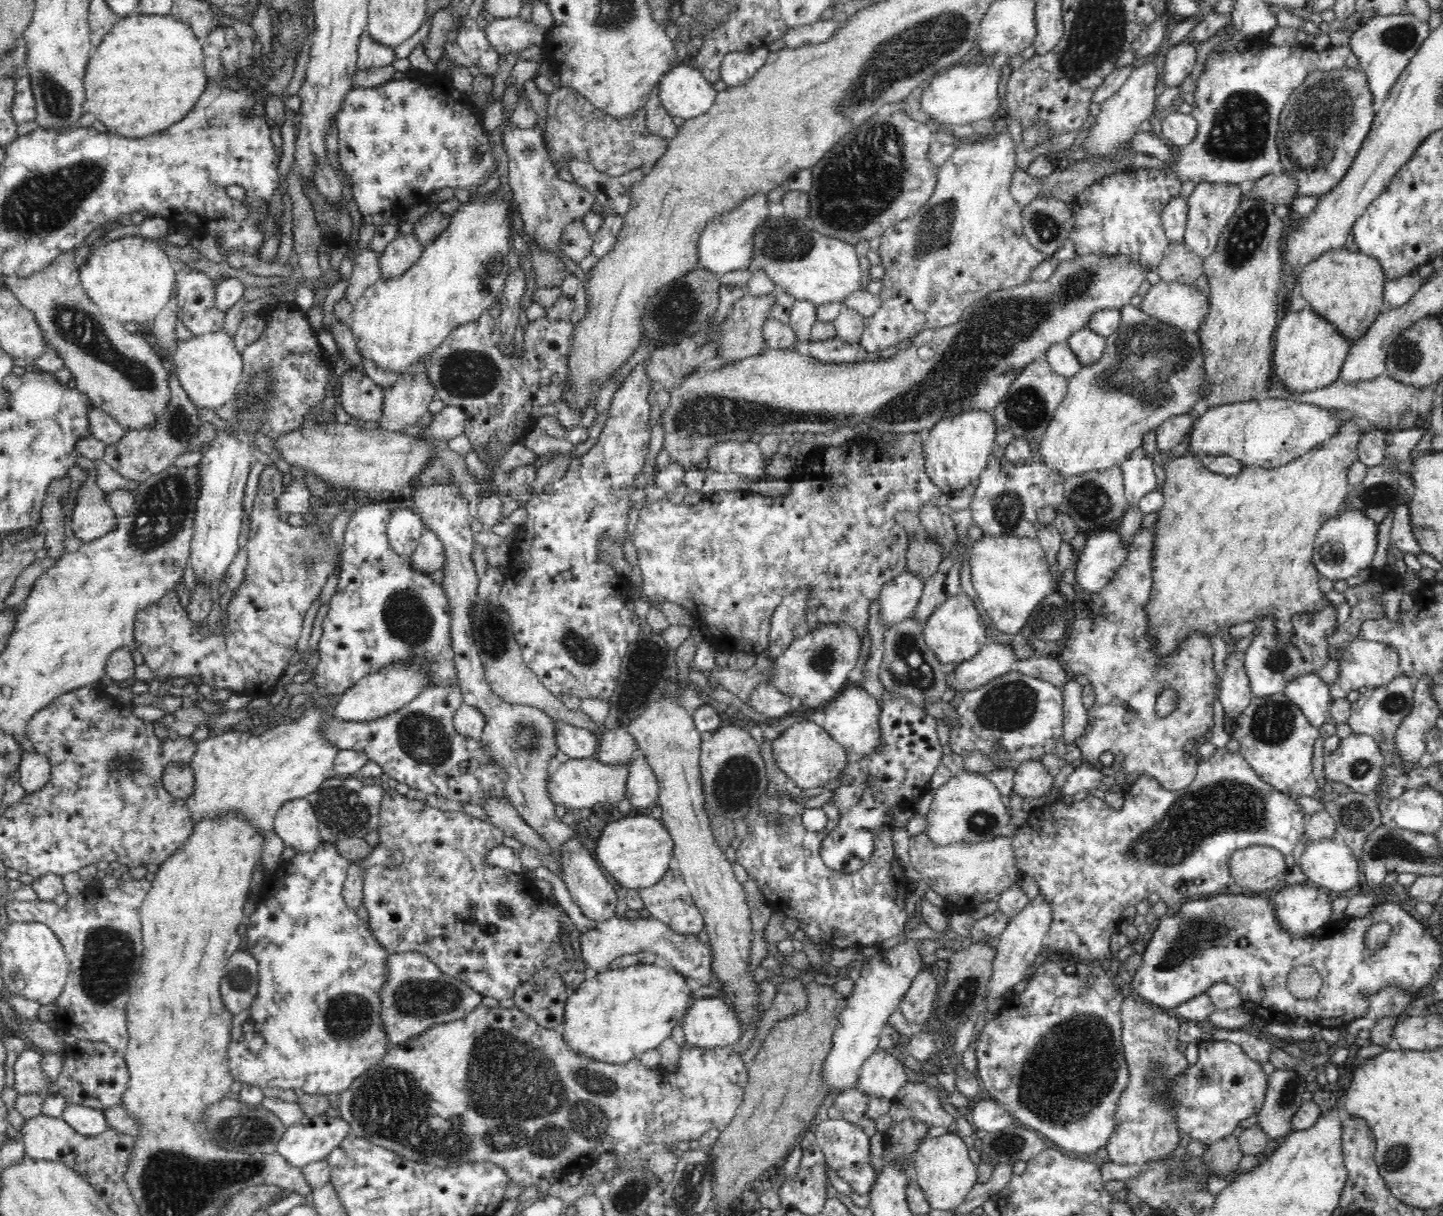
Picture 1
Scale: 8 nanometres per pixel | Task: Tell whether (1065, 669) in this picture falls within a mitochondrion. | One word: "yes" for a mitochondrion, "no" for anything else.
no

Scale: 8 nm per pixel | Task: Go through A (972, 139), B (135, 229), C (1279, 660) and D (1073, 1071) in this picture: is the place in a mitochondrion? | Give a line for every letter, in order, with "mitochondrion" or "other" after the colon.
A: other
B: other
C: mitochondrion
D: mitochondrion

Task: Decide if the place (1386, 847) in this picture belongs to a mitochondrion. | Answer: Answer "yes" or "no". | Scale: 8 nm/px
yes

